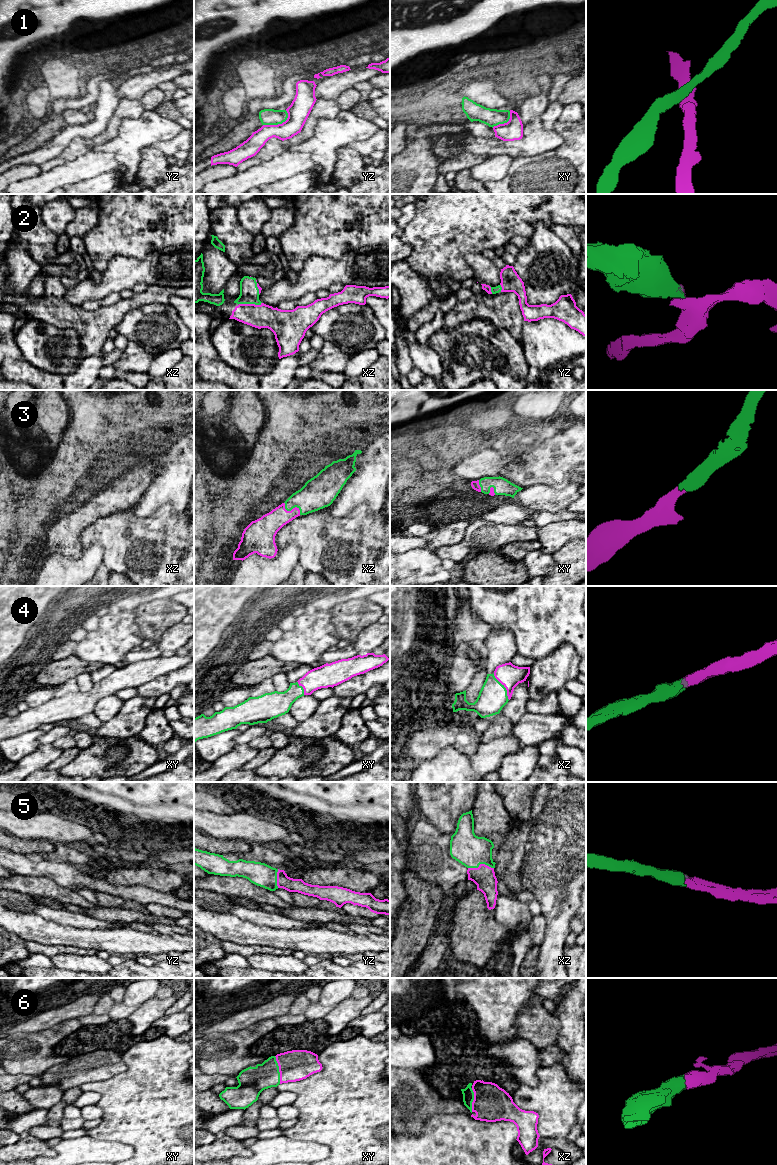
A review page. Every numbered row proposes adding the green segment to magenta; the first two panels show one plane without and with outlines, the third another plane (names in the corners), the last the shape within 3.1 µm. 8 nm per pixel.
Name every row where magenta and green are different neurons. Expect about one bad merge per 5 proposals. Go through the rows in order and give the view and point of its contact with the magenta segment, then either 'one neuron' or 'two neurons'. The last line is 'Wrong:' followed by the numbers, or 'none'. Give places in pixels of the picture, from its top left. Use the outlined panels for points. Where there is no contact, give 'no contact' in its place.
1: contact yz (278, 124); two neurons
2: contact xz (250, 304); one neuron
3: contact xz (291, 510); one neuron
4: contact xz (504, 686); one neuron
5: contact xz (481, 864); one neuron
6: contact xy (279, 1070); one neuron
Wrong: 1

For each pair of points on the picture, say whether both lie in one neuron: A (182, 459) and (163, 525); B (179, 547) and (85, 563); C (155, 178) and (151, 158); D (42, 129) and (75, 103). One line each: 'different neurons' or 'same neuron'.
A: different neurons
B: different neurons
C: same neuron
D: same neuron

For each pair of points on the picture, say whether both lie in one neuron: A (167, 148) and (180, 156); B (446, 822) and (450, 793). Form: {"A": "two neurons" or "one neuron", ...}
{"A": "two neurons", "B": "one neuron"}

